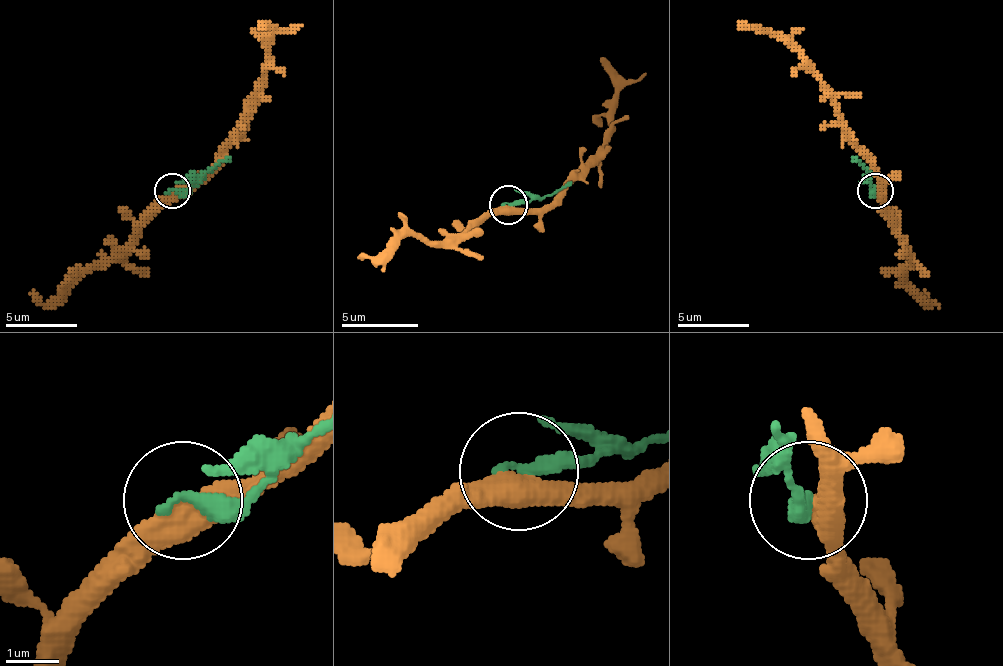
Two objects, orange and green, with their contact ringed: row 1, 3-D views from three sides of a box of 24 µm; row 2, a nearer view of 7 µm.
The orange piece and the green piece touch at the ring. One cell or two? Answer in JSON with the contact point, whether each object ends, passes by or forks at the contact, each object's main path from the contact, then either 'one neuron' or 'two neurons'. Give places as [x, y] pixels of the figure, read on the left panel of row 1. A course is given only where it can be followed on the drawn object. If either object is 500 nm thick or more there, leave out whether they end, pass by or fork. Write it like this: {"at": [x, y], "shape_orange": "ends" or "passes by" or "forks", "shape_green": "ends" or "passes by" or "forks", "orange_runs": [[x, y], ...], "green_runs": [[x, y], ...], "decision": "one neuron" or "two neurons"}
{"at": [172, 190], "shape_orange": "passes by", "shape_green": "ends", "orange_runs": [[173, 190], [187, 190], [244, 122], [244, 104], [262, 75], [273, 32], [259, 21]], "green_runs": [[173, 190], [191, 190], [230, 157]], "decision": "two neurons"}

